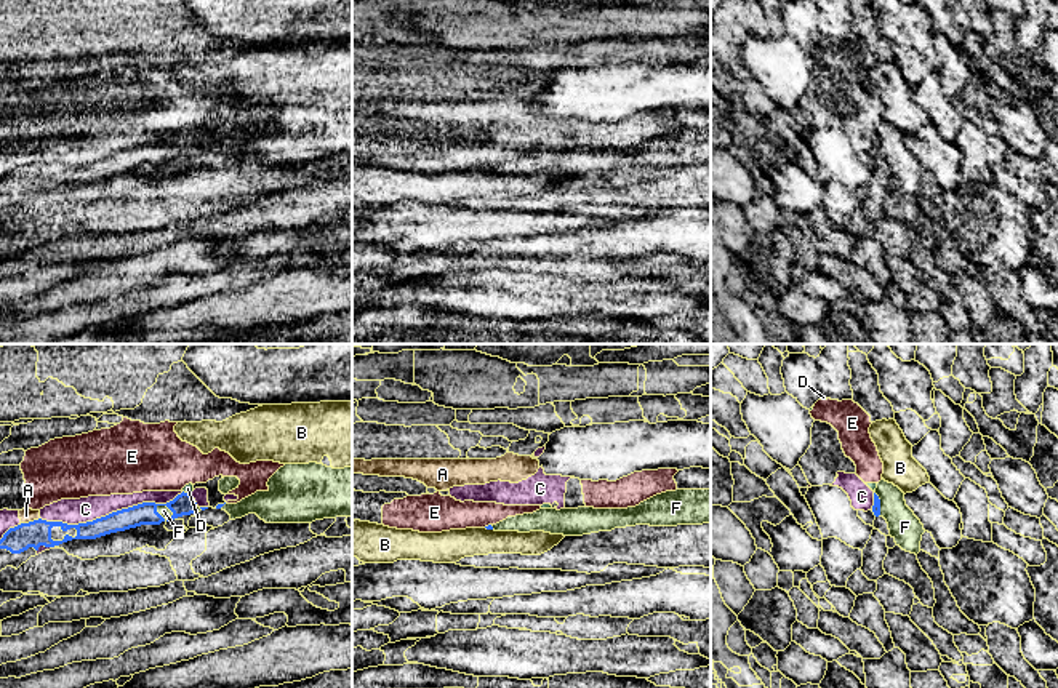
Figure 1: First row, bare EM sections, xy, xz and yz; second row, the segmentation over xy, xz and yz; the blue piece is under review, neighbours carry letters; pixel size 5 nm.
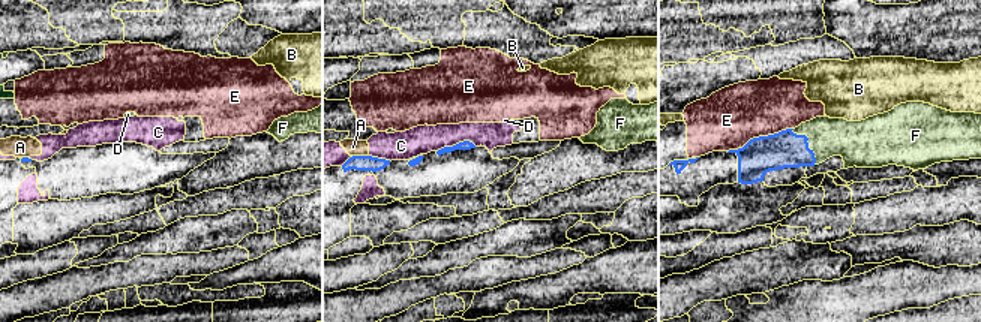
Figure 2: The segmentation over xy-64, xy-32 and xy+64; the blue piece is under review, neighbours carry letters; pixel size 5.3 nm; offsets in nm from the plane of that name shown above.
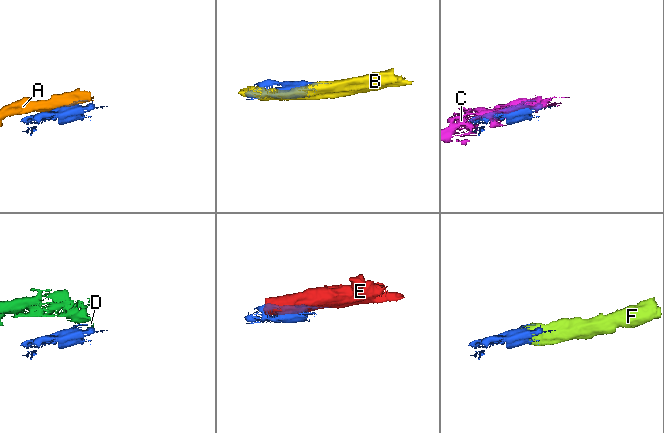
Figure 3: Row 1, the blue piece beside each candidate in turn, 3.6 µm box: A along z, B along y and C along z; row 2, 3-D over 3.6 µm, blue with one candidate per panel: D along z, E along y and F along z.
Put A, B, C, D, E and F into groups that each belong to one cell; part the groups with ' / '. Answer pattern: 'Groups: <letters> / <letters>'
Groups: A E / B / C / D / F

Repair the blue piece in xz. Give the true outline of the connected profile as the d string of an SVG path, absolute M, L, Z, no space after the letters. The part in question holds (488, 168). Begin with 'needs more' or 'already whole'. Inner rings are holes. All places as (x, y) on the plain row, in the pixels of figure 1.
needs more | M675 131L627 150L539 150L485 168L495 173L544 173L583 178L635 166L677 168L711 165L711 131Z

